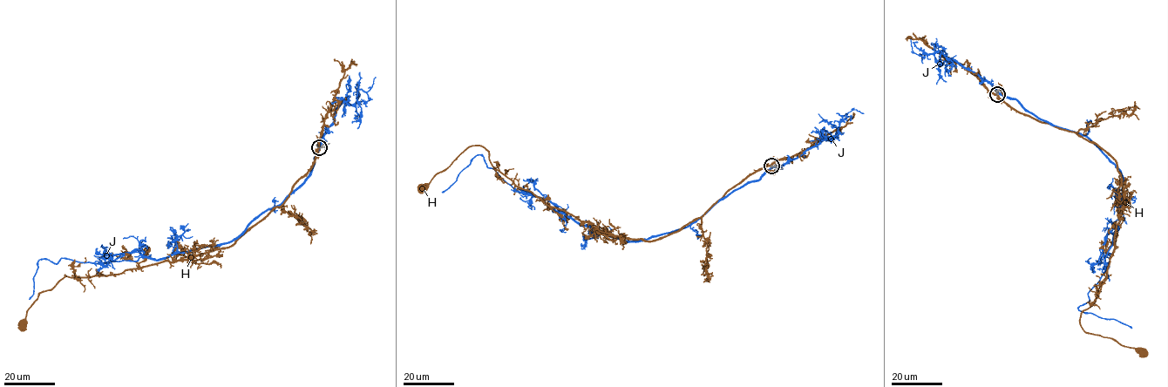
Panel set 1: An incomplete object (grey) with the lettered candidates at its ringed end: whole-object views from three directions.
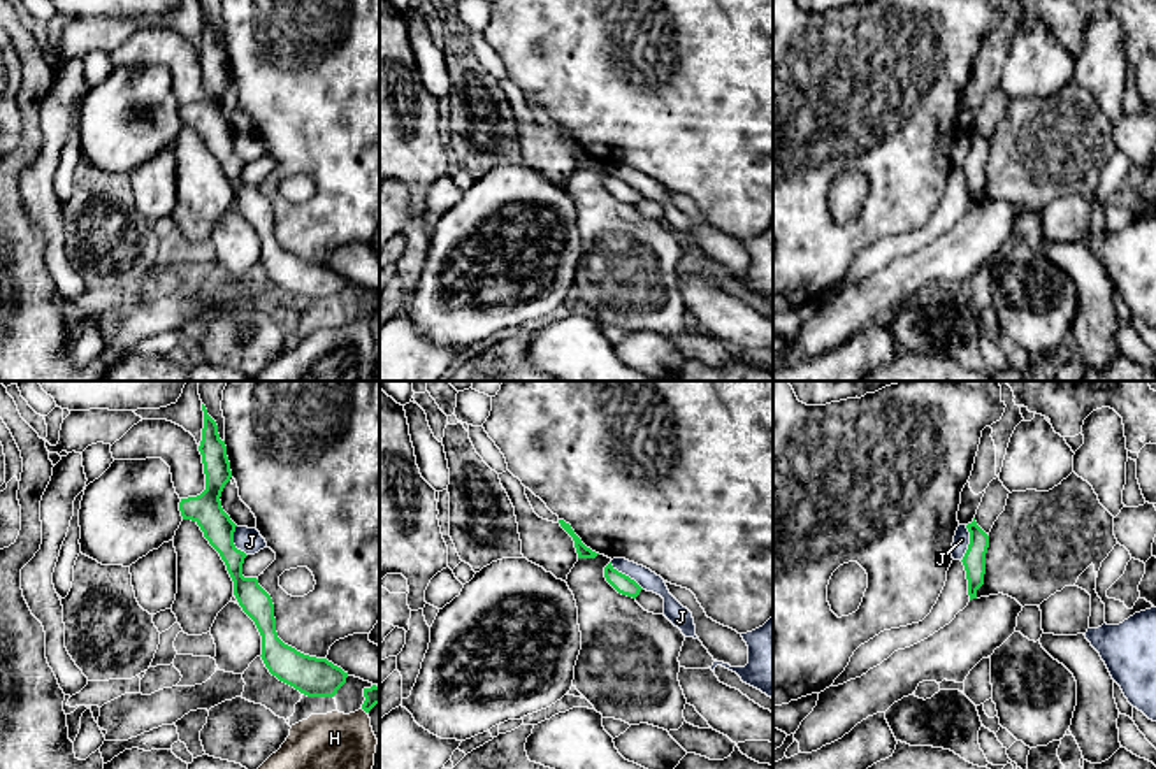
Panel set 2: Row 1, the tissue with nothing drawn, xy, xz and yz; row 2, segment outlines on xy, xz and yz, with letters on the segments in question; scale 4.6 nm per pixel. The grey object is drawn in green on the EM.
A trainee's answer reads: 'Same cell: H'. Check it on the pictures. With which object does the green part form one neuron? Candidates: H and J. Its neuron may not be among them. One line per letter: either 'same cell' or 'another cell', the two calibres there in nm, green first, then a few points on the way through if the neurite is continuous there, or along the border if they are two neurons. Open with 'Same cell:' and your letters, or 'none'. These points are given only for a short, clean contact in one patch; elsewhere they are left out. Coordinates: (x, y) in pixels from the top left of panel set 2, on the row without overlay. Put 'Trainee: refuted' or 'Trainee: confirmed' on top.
Trainee: confirmed
Same cell: H
H: same cell; 80 nm thick on the green side, 380 nm on the other; runs through xy (373, 302), (364, 316), (352, 341), (332, 360)
J: another cell; 90 nm thick on the green side, 90 nm on the other; border along xz (610, 169), (643, 195)

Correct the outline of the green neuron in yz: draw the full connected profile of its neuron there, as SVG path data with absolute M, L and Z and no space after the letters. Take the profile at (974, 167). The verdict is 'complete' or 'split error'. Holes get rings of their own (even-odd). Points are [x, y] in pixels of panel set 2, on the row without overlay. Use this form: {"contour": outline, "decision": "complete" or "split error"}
{"contour": "M975 125L966 135L970 139L970 151L961 169L966 177L968 202L972 207L977 205L977 197L984 191L989 142L977 132Z", "decision": "complete"}

